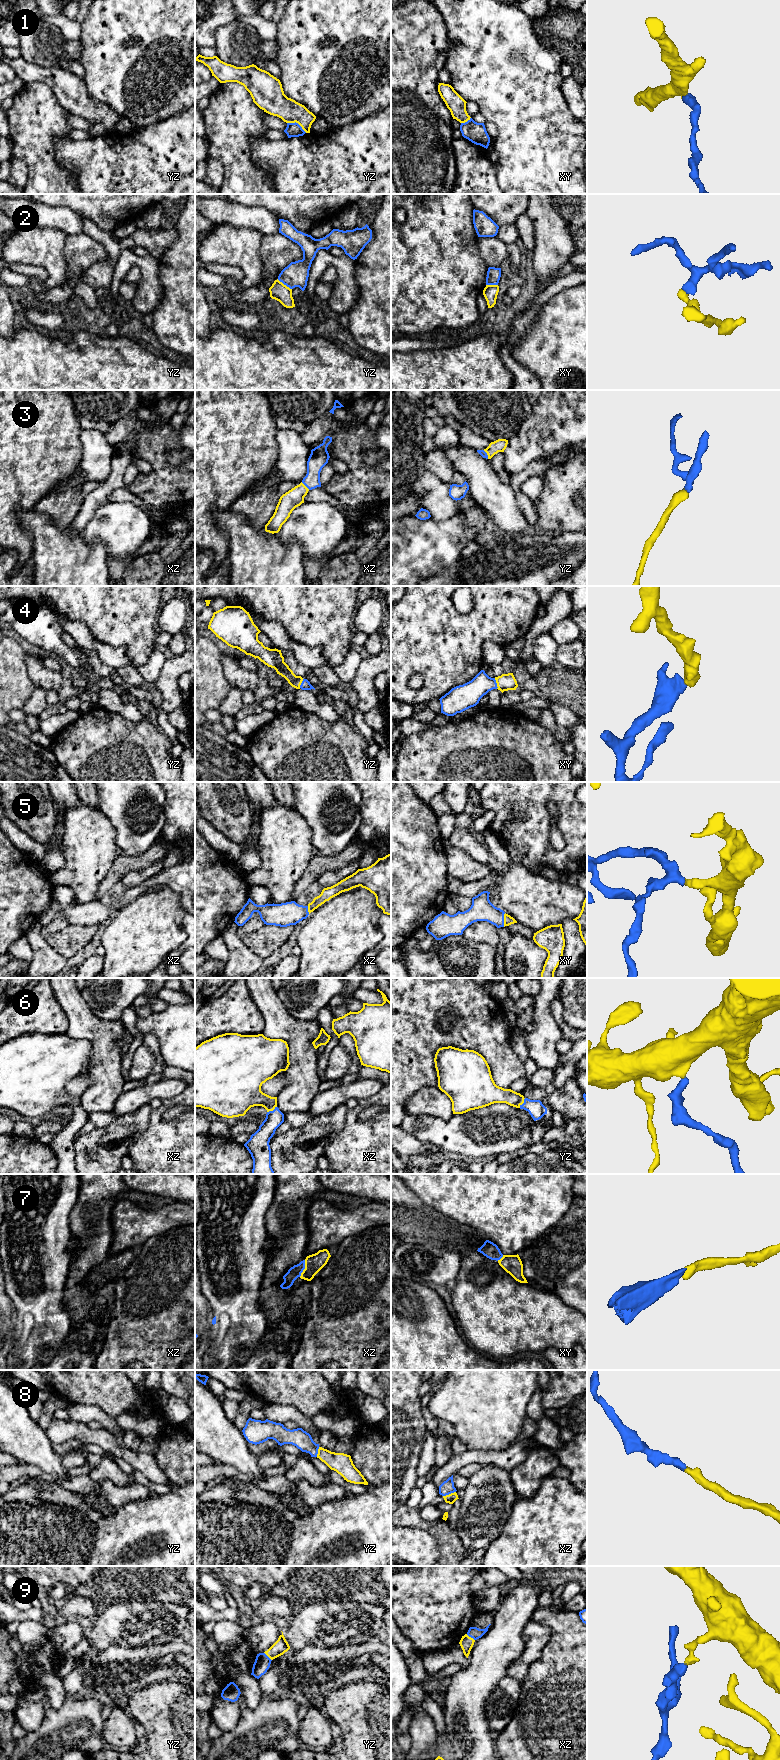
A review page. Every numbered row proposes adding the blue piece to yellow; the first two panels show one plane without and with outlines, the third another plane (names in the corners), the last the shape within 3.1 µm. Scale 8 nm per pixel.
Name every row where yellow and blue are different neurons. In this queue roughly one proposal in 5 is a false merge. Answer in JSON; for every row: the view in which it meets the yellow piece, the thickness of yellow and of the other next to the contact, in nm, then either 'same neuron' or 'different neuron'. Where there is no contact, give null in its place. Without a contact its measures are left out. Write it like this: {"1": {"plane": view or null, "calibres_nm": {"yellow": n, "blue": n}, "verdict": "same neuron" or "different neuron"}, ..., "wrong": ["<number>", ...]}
{"1": {"plane": "yz", "calibres_nm": {"yellow": 200, "blue": 110}, "verdict": "same neuron"}, "2": {"plane": "yz", "calibres_nm": {"yellow": 140, "blue": 200}, "verdict": "different neuron"}, "3": {"plane": "xz", "calibres_nm": {"yellow": 150, "blue": 150}, "verdict": "same neuron"}, "4": {"plane": "xy", "calibres_nm": {"yellow": 140, "blue": 200}, "verdict": "same neuron"}, "5": {"plane": "xy", "calibres_nm": {"yellow": 80, "blue": 180}, "verdict": "same neuron"}, "6": {"plane": "xz", "calibres_nm": {"yellow": 240, "blue": 150}, "verdict": "same neuron"}, "7": {"plane": "xz", "calibres_nm": {"yellow": 150, "blue": 100}, "verdict": "same neuron"}, "8": {"plane": "xz", "calibres_nm": {"yellow": 80, "blue": 110}, "verdict": "same neuron"}, "9": {"plane": "xz", "calibres_nm": {"yellow": 110, "blue": 90}, "verdict": "different neuron"}, "wrong": ["2", "9"]}

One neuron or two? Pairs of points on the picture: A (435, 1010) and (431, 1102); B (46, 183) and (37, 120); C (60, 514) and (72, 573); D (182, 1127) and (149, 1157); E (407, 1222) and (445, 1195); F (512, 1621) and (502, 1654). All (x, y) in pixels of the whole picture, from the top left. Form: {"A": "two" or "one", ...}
{"A": "two", "B": "one", "C": "two", "D": "one", "E": "two", "F": "one"}

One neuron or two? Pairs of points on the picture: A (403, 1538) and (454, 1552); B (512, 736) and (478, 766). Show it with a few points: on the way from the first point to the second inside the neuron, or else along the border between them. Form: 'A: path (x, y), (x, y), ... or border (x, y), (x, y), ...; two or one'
A: border (424, 1529), (435, 1539), (440, 1555); two
B: path (504, 744), (486, 762); one

